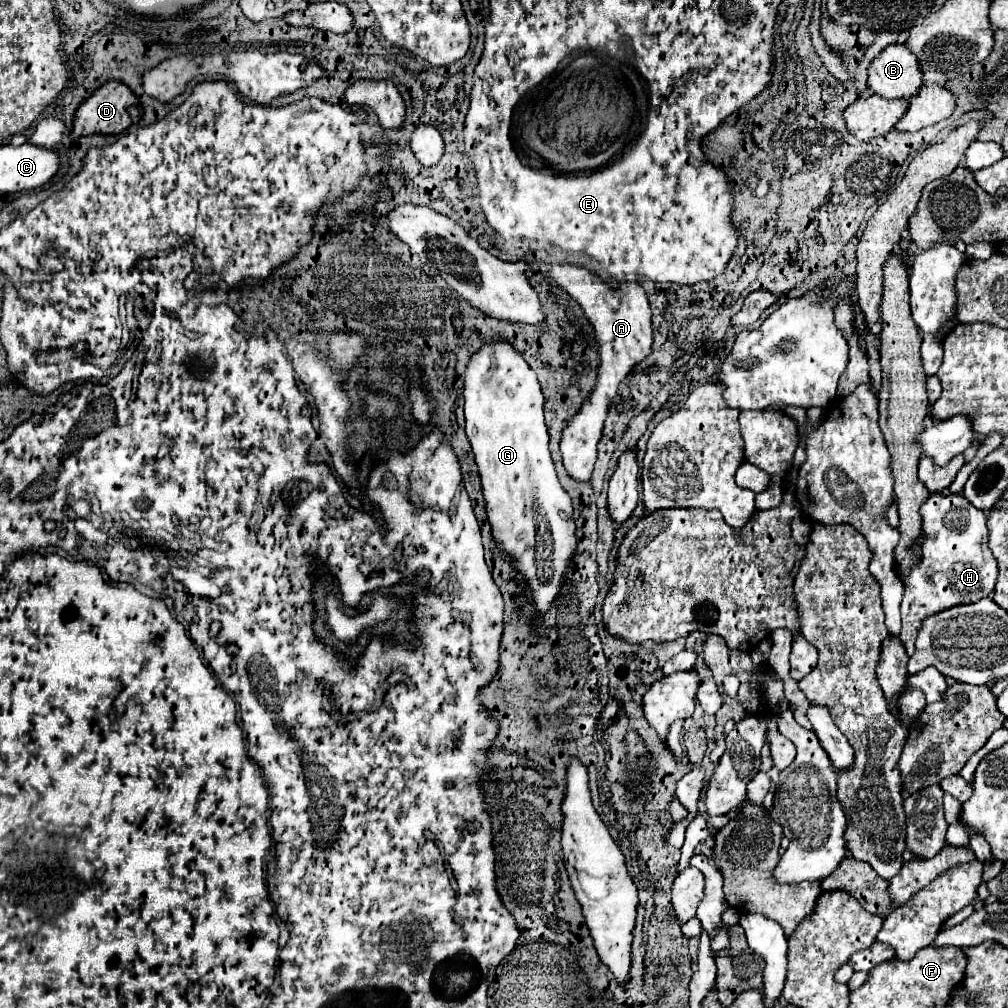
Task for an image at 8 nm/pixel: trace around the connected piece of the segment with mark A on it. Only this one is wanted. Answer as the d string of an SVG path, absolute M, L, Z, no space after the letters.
M550 264L550 270L544 274L552 286L566 290L584 310L588 322L594 328L598 340L598 378L592 394L584 400L584 406L570 418L568 426L562 430L562 458L564 468L574 480L586 482L590 480L594 462L596 462L596 444L602 436L602 424L606 420L608 406L614 402L618 384L626 378L626 374L642 362L652 348L652 310L648 304L648 296L638 282L626 282L622 288L610 288L600 276L592 274L588 268L580 264Z

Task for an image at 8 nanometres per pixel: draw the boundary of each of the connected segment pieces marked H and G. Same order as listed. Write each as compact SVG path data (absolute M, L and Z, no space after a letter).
M932 494L922 504L922 520L922 560L904 578L900 640L904 642L908 656L914 654L916 630L926 616L956 604L970 604L990 596L998 576L996 560L988 548L986 516L982 510L976 510L962 494Z
M494 338L480 346L478 352L470 356L464 372L464 416L466 416L466 436L472 444L472 452L482 478L482 490L486 500L488 520L492 524L494 540L500 544L502 552L516 560L518 570L530 584L532 596L538 610L548 610L550 602L558 596L564 574L576 552L574 520L570 496L558 482L554 462L548 450L548 430L542 416L542 392L536 380L536 372L524 362L524 354L504 338Z

